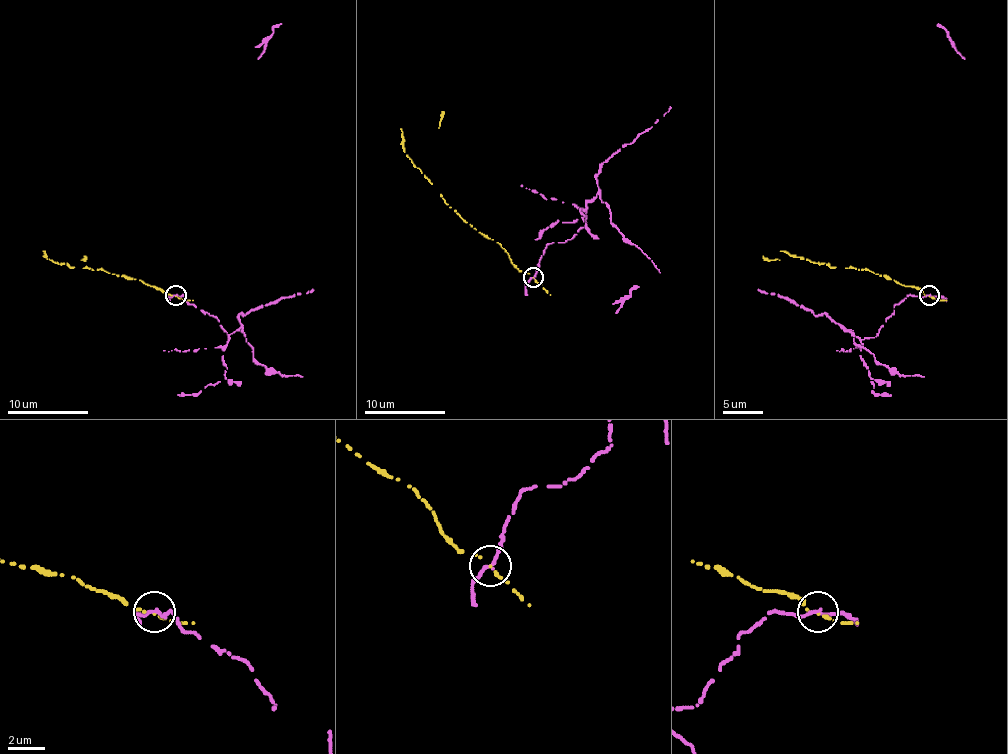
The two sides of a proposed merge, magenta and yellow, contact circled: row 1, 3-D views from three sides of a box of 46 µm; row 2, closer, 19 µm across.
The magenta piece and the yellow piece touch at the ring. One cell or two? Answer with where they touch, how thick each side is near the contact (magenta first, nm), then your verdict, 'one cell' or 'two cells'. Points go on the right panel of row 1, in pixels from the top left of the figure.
(929, 295) | 200/140 nm | two cells

